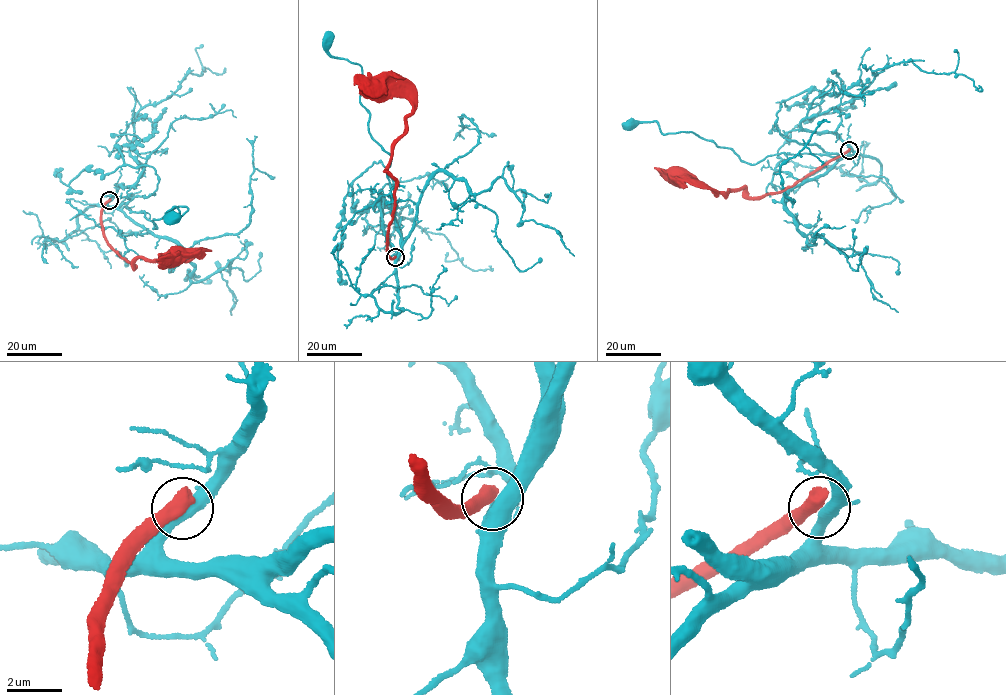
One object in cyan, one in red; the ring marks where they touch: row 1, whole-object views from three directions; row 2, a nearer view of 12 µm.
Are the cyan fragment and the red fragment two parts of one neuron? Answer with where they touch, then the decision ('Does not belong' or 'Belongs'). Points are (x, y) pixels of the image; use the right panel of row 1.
Place: (849, 150). Does not belong

